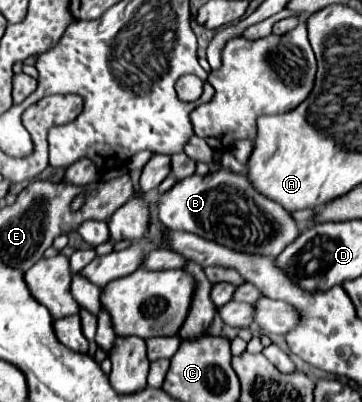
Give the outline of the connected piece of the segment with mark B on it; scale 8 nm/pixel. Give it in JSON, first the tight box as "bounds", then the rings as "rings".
{"bounds":[156,170,300,258],"rings":[[[218,170],[206,176],[192,174],[182,178],[160,196],[156,206],[158,218],[166,228],[192,232],[206,240],[214,240],[222,246],[250,254],[274,258],[290,240],[294,240],[294,236],[300,234],[296,222],[280,204],[254,192],[246,176],[232,170]]]}

